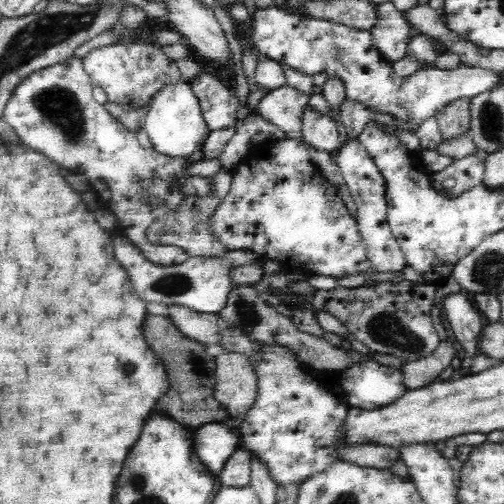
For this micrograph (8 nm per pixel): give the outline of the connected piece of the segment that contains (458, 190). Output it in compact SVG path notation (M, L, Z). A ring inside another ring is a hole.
M475 154L456 159L452 164L442 171L434 172L432 176L432 185L438 193L445 193L442 182L446 178L454 178L456 186L450 189L445 195L450 197L460 196L467 190L474 188L474 185L482 184L484 174L484 161L478 159Z

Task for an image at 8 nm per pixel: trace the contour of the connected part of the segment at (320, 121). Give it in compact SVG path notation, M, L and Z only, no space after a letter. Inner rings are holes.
M307 105L300 117L303 140L314 150L334 152L341 146L337 124L328 116L317 114Z

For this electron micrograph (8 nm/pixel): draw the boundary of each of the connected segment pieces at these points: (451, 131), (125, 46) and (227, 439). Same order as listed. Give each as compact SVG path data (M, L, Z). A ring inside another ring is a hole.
M467 97L465 101L454 101L447 104L435 116L442 142L459 139L462 135L468 135L471 123L471 102L473 97Z
M130 36L117 40L115 44L93 48L81 59L91 83L106 91L109 102L127 111L144 107L159 89L182 80L176 62L166 58L159 46L147 45Z
M225 422L202 424L192 433L193 450L200 462L211 475L218 475L231 452L239 448L239 436Z

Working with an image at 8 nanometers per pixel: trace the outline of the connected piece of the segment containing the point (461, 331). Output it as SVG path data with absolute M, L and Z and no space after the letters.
M458 292L455 294L444 294L448 295L443 299L442 307L444 308L444 313L447 316L448 323L452 327L452 332L454 336L462 344L466 354L468 356L474 356L479 350L479 341L481 333L481 313L478 311L476 304L471 299L471 295L465 292Z

